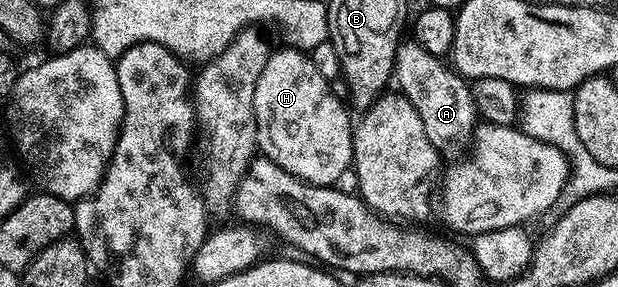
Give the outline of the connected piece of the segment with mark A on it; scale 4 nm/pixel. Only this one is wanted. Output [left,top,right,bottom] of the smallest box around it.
[393,39,479,152]

